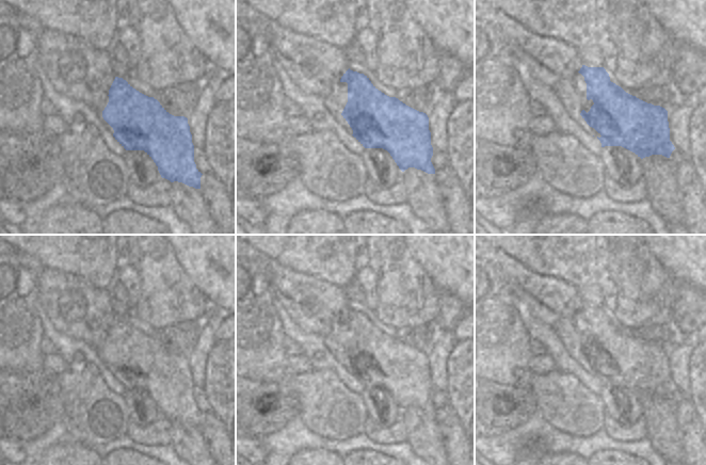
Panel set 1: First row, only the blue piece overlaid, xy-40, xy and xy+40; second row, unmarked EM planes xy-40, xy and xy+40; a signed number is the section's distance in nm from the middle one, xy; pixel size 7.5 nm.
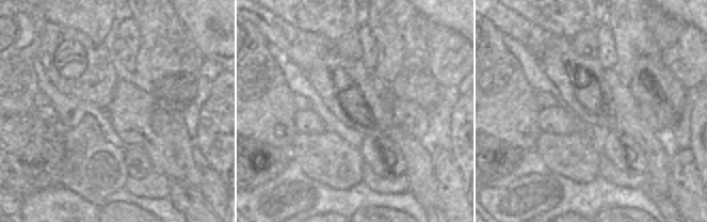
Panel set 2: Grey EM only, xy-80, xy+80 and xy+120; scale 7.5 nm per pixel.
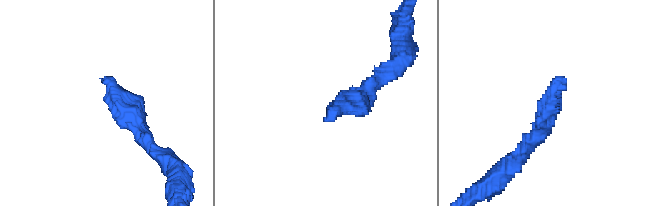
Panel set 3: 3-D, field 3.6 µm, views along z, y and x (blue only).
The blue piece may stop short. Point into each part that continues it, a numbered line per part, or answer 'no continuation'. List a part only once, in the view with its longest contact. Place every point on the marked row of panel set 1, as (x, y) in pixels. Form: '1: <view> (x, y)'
1: xy (336, 101)

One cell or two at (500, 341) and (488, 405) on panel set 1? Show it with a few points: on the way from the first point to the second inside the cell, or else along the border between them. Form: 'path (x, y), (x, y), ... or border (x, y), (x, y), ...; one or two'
border (485, 379), (501, 384), (512, 384), (517, 387); two

